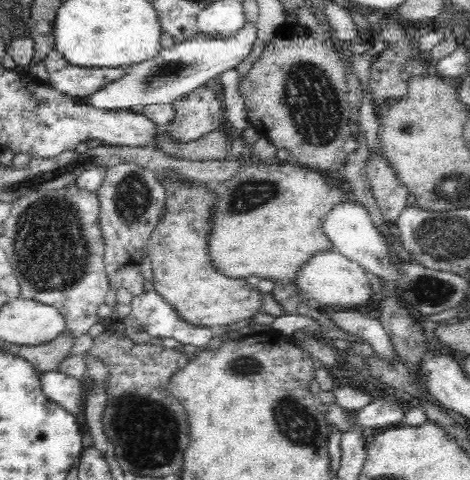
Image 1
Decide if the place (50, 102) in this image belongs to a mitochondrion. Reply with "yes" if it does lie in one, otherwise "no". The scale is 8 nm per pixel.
no

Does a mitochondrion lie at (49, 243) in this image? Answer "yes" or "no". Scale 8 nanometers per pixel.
yes

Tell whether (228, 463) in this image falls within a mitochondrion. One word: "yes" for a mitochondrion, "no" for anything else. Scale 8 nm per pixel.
no

